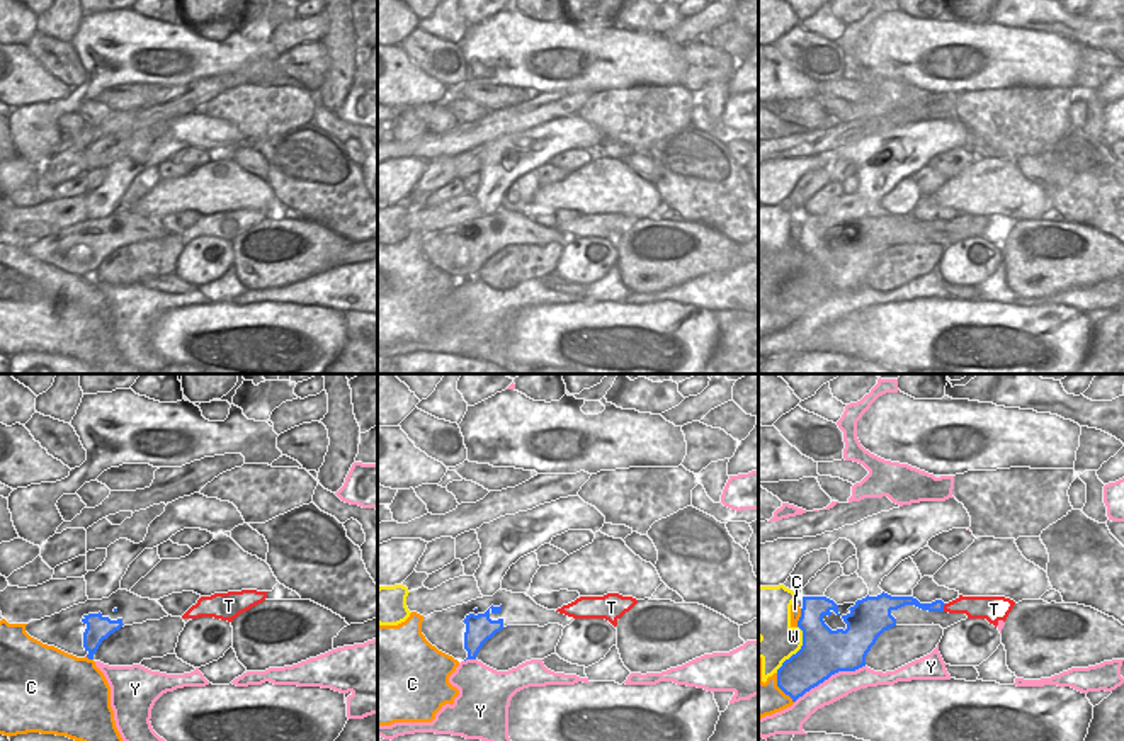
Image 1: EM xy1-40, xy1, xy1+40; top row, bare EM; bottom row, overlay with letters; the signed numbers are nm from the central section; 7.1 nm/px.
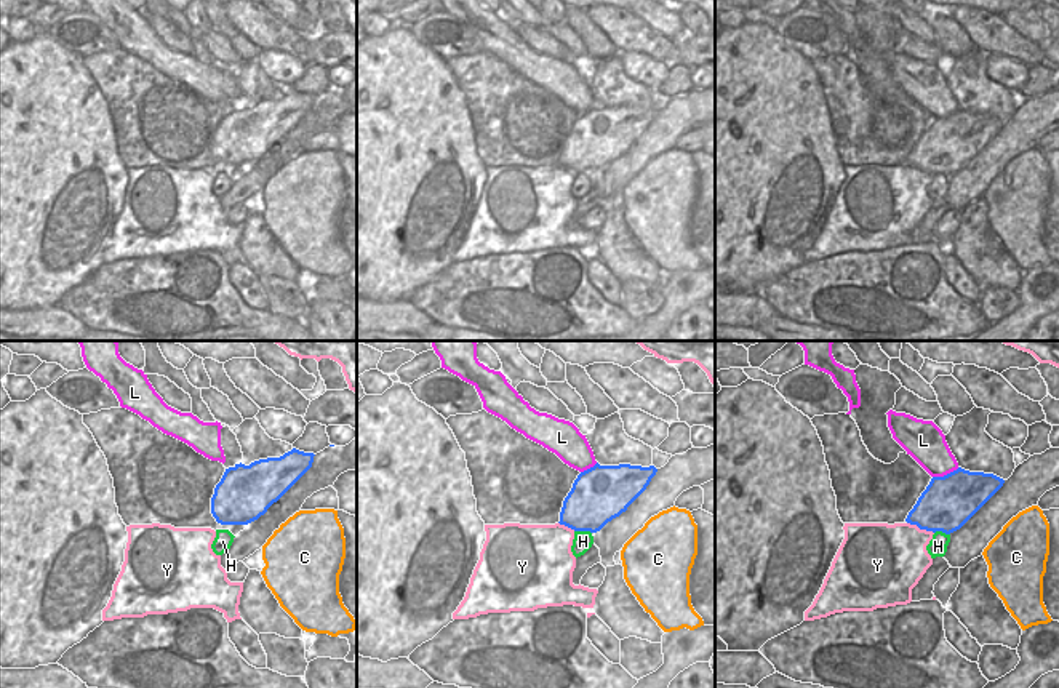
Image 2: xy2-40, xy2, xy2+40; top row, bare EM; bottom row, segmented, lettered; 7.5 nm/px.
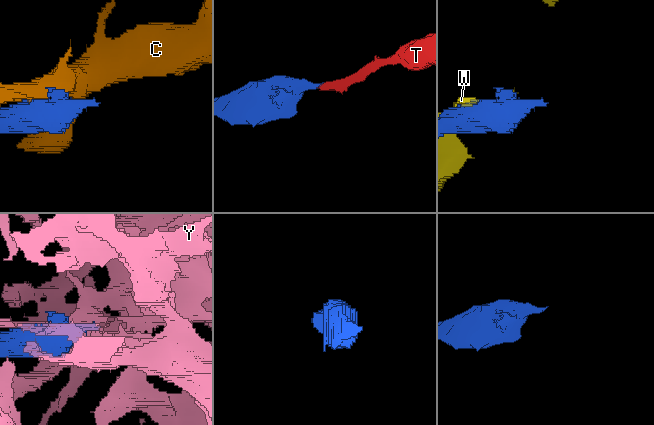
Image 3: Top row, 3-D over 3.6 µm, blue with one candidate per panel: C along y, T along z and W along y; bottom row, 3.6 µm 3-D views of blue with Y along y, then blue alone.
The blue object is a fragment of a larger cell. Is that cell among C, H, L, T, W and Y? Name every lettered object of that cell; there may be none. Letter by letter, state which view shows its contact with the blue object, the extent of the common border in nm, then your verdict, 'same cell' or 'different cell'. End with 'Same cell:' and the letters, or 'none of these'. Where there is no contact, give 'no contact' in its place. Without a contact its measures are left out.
C: xy1+40 | 140 nm | different cell
H: xy2 | 130 nm | different cell
L: xy2+40 | 220 nm | different cell
T: xy1+40 | 70 nm | same cell
W: xy1+40 | 380 nm | different cell
Y: xy1+40 | 550 nm | different cell
Same cell: T

